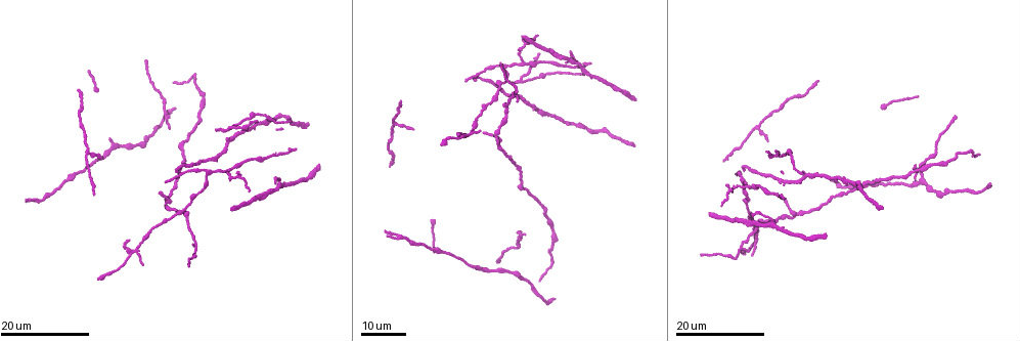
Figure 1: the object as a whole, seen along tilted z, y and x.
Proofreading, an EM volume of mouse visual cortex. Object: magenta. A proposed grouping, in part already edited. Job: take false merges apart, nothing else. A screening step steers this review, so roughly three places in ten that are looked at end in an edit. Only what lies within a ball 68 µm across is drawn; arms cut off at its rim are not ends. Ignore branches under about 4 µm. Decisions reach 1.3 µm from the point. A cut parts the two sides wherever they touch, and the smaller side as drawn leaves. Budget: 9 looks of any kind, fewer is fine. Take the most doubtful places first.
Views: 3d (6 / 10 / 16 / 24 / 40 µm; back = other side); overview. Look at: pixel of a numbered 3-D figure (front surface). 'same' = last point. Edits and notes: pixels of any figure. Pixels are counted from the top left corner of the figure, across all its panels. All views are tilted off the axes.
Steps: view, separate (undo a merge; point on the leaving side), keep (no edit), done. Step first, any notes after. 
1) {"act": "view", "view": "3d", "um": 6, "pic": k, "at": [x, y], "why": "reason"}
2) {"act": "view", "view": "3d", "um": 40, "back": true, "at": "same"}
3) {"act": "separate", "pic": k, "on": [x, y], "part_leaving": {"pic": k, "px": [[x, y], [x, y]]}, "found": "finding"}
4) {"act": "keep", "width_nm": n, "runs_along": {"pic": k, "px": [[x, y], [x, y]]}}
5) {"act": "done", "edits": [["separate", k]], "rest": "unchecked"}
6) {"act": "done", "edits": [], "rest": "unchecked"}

{"act": "view", "view": "3d", "um": 16, "pic": 1, "at": [519, 232], "why": "thick turns thin"}

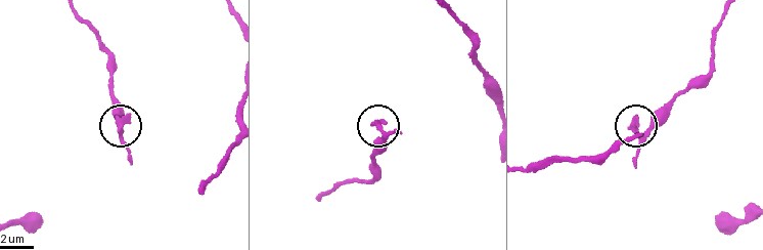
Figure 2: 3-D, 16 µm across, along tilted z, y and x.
{"act": "view", "view": "3d", "um": 6, "pic": 2, "at": [383, 129]}

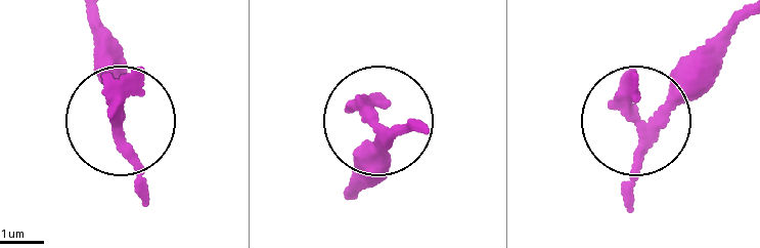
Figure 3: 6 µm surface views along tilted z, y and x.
{"act": "keep", "arms": 3, "found": "one cell here"}

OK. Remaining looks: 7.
{"act": "view", "view": "3d", "um": 24, "pic": 1, "at": [278, 183]}

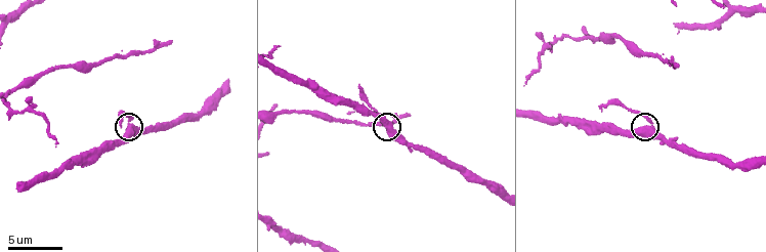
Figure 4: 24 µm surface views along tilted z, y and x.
{"act": "view", "view": "3d", "um": 6, "pic": 4, "at": [131, 121]}

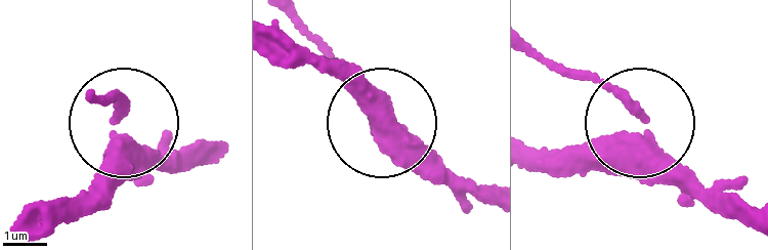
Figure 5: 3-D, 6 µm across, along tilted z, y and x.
{"act": "keep", "side_arm_um": 6, "found": "continuous, no second cell"}

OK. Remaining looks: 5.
{"act": "view", "view": "3d", "um": 10, "pic": 4, "at": [586, 35], "why": "arms part here"}

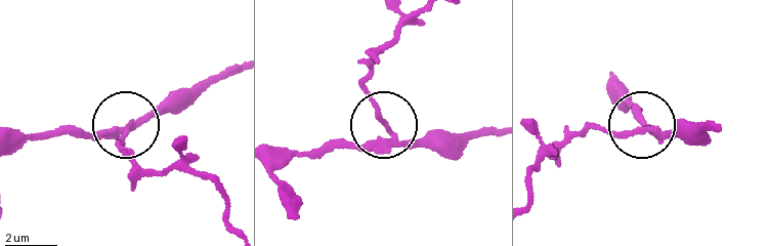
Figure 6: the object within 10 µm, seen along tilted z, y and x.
{"act": "view", "view": "3d", "um": 10, "back": true, "pic": 6, "at": [129, 130]}

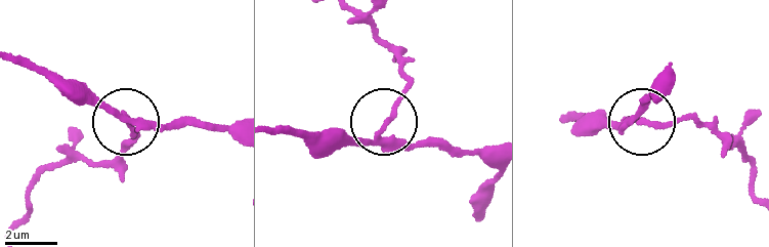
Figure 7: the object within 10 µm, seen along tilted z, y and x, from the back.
{"act": "separate", "pic": 7, "on": [395, 104], "width_nm": 180, "part_leaving": {"pic": 7, "px": [[379, 135], [395, 108], [403, 65], [358, 12]]}, "found": "two cells meet here"}

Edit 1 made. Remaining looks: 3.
{"act": "view", "view": "3d", "um": 24, "pic": 1, "at": [523, 81], "why": "a fork"}

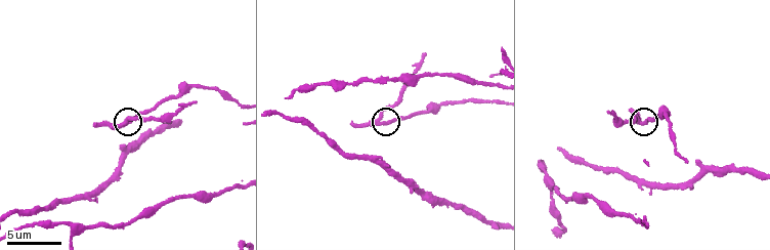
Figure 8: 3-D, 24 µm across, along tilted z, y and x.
{"act": "view", "view": "3d", "um": 6, "pic": 8, "at": [644, 122]}

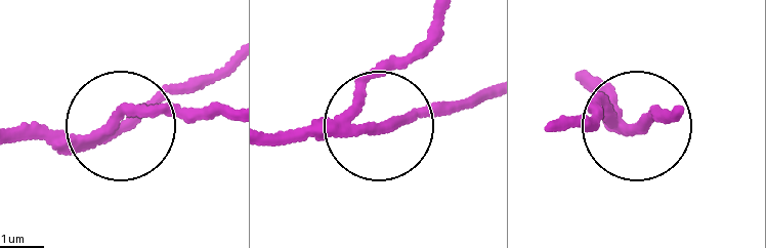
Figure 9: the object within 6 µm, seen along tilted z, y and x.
{"act": "separate", "pic": 9, "on": [124, 102], "width_nm": 220, "part_leaving": {"pic": 9, "px": [[79, 141], [140, 117], [225, 117]]}, "found": "a second cell is stuck on"}

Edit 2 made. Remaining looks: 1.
{"act": "done", "edits": [["separate", 7], ["separate", 9]], "rest": "unchecked"}

